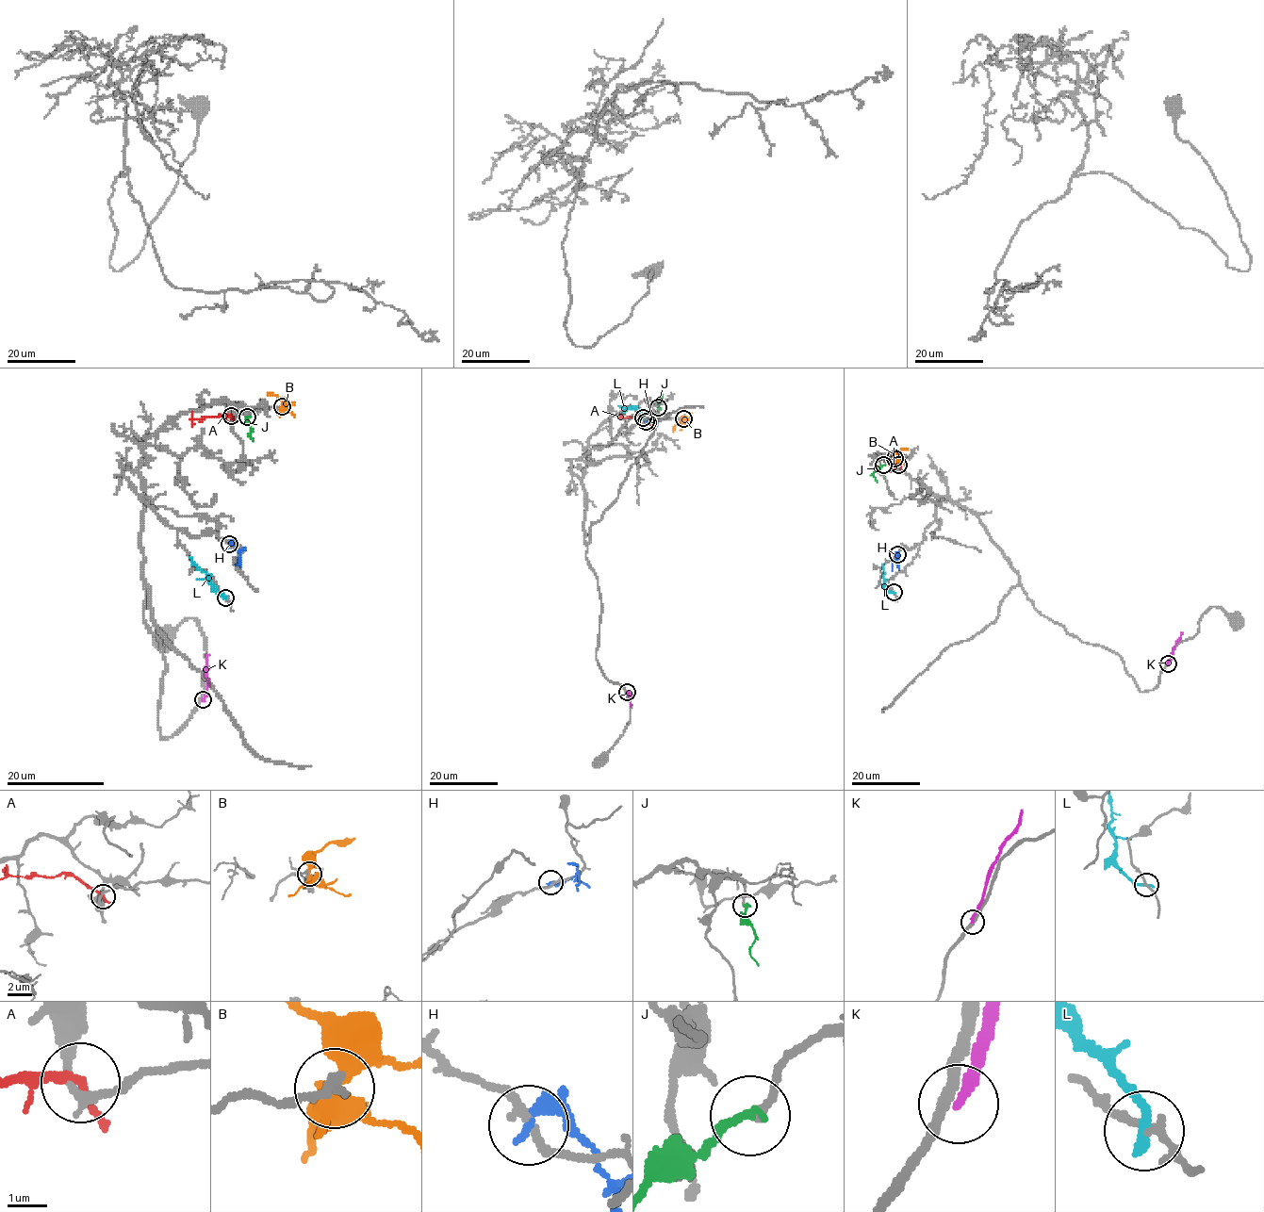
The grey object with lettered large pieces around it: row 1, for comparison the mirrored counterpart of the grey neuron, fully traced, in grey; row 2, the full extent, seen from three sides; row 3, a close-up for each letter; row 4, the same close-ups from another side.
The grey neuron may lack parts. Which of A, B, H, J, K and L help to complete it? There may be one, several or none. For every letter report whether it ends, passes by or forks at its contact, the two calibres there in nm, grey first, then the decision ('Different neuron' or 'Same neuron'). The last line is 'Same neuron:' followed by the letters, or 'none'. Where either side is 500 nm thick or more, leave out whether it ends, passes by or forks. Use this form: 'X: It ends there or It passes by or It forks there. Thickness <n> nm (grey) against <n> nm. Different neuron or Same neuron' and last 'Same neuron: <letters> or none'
A: It passes by. Thickness 200 nm (grey) against 190 nm. Different neuron
B: It forks there. Thickness 300 nm (grey) against 440 nm. Different neuron
H: It passes by. Thickness 200 nm (grey) against 260 nm. Different neuron
J: It ends there. Thickness 200 nm (grey) against 260 nm. Same neuron
K: It ends there. Thickness 280 nm (grey) against 240 nm. Different neuron
L: It ends there. Thickness 150 nm (grey) against 280 nm. Different neuron
Same neuron: J

